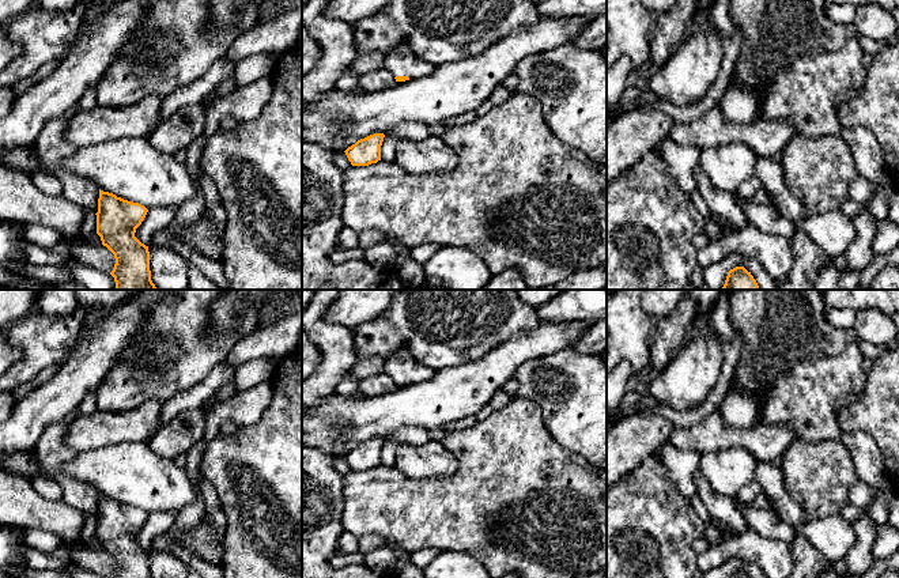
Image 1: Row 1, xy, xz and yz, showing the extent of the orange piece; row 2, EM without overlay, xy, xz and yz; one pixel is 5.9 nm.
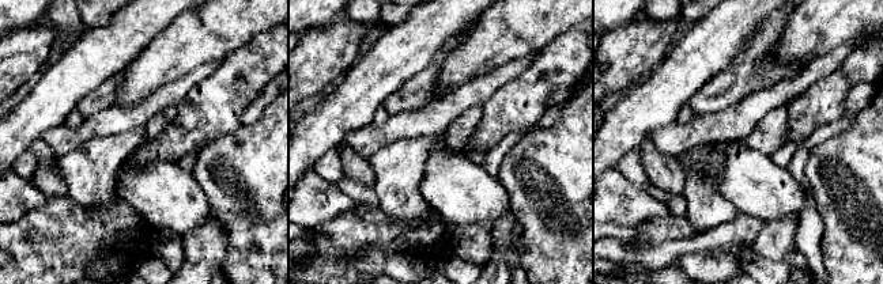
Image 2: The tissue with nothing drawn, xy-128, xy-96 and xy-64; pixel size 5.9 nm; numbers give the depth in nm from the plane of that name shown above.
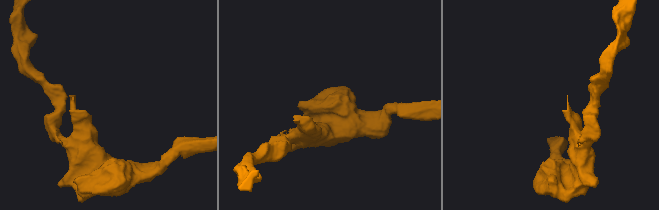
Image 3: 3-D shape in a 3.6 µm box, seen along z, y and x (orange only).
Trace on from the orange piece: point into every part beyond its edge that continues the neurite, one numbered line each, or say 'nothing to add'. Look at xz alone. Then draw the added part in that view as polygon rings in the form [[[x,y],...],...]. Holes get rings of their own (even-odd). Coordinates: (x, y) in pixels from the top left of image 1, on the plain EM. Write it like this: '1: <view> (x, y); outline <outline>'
1: xz (401, 366); outline [[[403,351],[385,360],[384,373],[394,382],[408,381],[409,384],[420,384],[432,378],[435,371]]]

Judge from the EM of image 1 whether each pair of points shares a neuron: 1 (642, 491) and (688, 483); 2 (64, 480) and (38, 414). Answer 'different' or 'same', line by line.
1: different
2: different

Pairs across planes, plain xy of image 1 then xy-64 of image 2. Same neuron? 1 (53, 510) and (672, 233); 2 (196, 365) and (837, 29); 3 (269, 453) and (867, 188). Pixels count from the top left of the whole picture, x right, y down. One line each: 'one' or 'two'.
1: two
2: two
3: one

